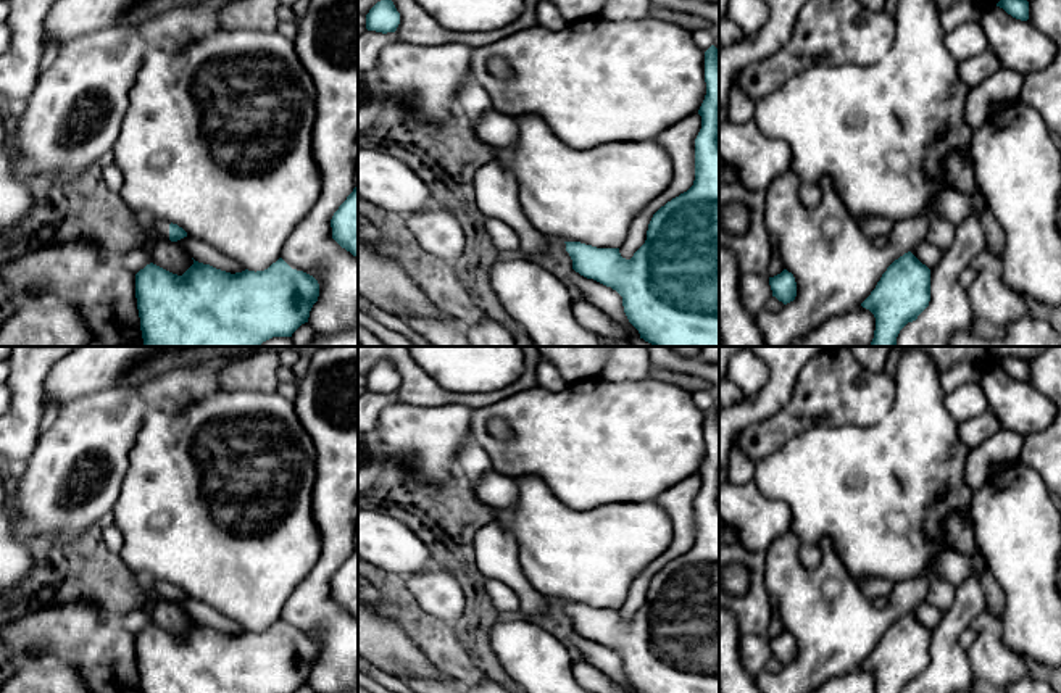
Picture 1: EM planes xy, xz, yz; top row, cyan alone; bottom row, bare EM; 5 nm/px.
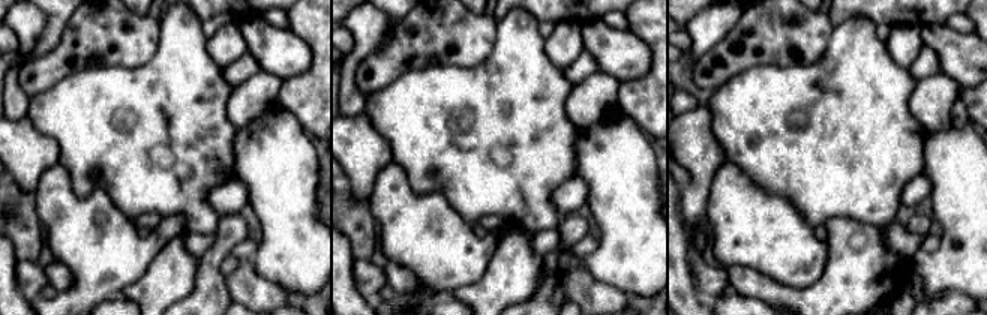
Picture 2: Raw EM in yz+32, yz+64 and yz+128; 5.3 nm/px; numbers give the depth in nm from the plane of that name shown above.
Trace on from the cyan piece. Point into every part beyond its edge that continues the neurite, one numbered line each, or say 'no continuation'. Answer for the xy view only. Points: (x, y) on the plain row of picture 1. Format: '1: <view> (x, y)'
1: xy (162, 589)

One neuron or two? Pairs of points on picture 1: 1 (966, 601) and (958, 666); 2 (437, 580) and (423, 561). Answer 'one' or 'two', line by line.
1: one
2: two

